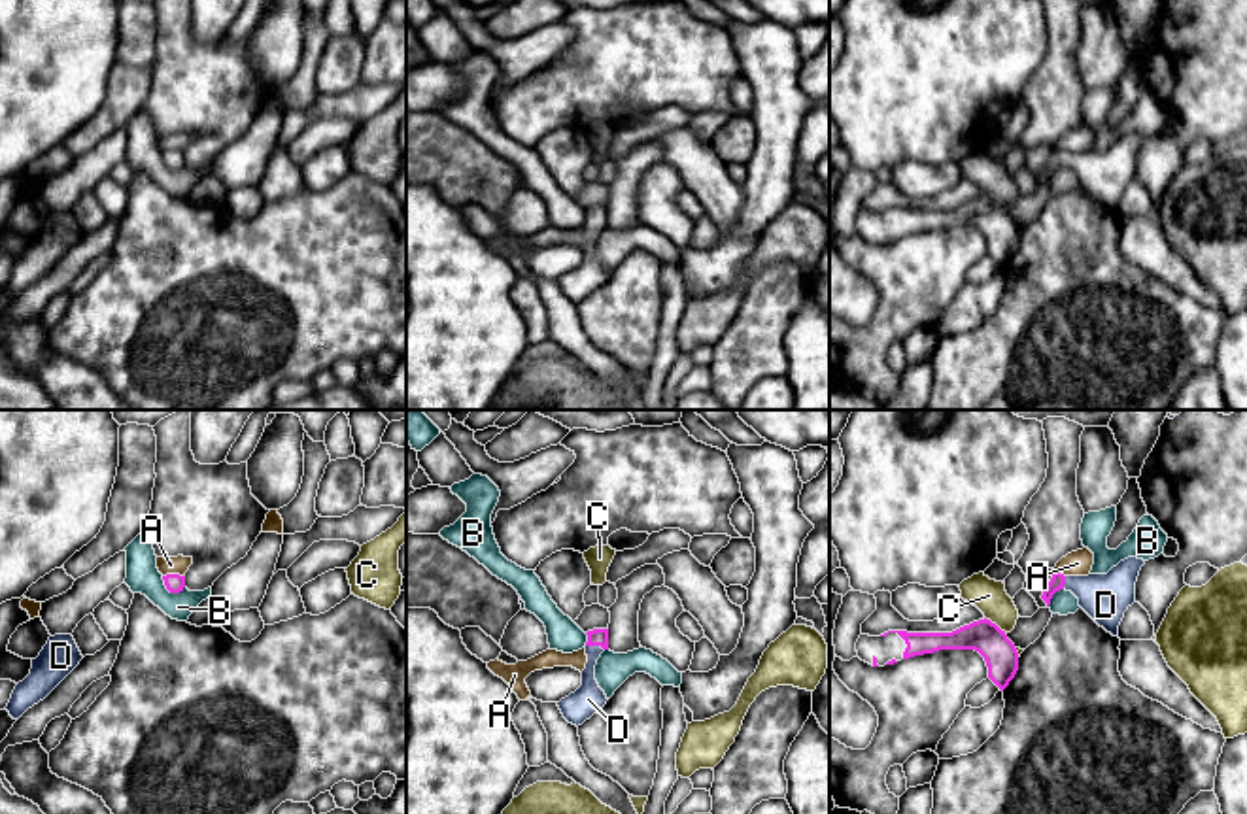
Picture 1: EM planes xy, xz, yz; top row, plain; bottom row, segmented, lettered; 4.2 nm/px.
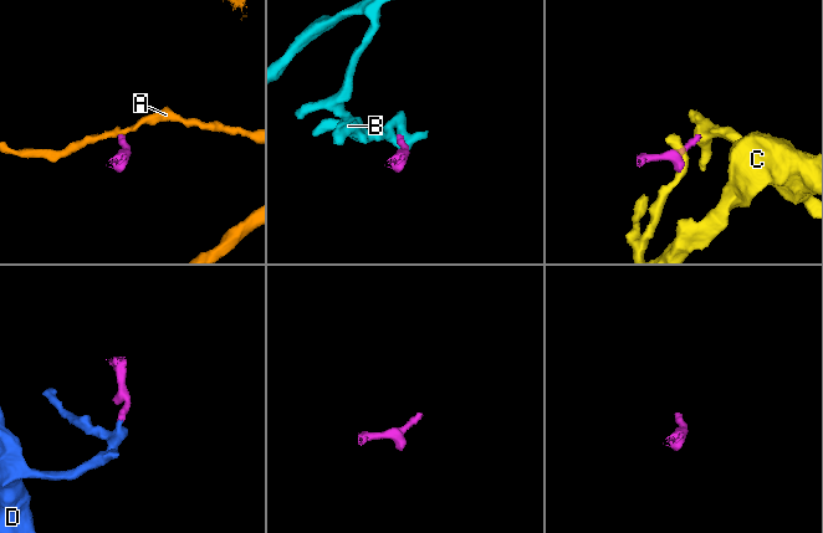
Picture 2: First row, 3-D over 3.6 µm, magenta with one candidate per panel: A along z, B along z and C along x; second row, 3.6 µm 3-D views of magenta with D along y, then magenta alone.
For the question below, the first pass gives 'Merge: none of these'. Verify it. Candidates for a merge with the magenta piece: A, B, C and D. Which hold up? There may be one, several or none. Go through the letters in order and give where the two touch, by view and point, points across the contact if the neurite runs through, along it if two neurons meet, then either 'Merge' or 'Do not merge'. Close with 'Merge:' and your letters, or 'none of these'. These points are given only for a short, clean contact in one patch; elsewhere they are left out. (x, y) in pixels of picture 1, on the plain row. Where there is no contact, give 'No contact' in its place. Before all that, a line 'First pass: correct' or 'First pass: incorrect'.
First pass: incorrect
A: Touches magenta at xy (172, 152). Boundary: xy (184, 152), (163, 153). Do not merge
B: Touches magenta at xy (170, 169). Boundary: xy (161, 153), (170, 169), (184, 167). Do not merge
C: Touches magenta at yz (994, 201). Boundary: yz (985, 193), (1006, 208). Do not merge
D: Touches magenta at xz (596, 221). Path across: xz (597, 214), (596, 221), (588, 250), (588, 276). Merge
Merge: D

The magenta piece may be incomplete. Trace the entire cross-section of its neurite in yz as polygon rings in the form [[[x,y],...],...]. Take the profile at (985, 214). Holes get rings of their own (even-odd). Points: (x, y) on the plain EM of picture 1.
[[[979,196],[952,210],[888,208],[880,213],[860,212],[858,234],[873,244],[894,242],[939,227],[975,227],[988,244],[988,255],[1003,268],[1018,247],[1018,229],[990,196]]]

